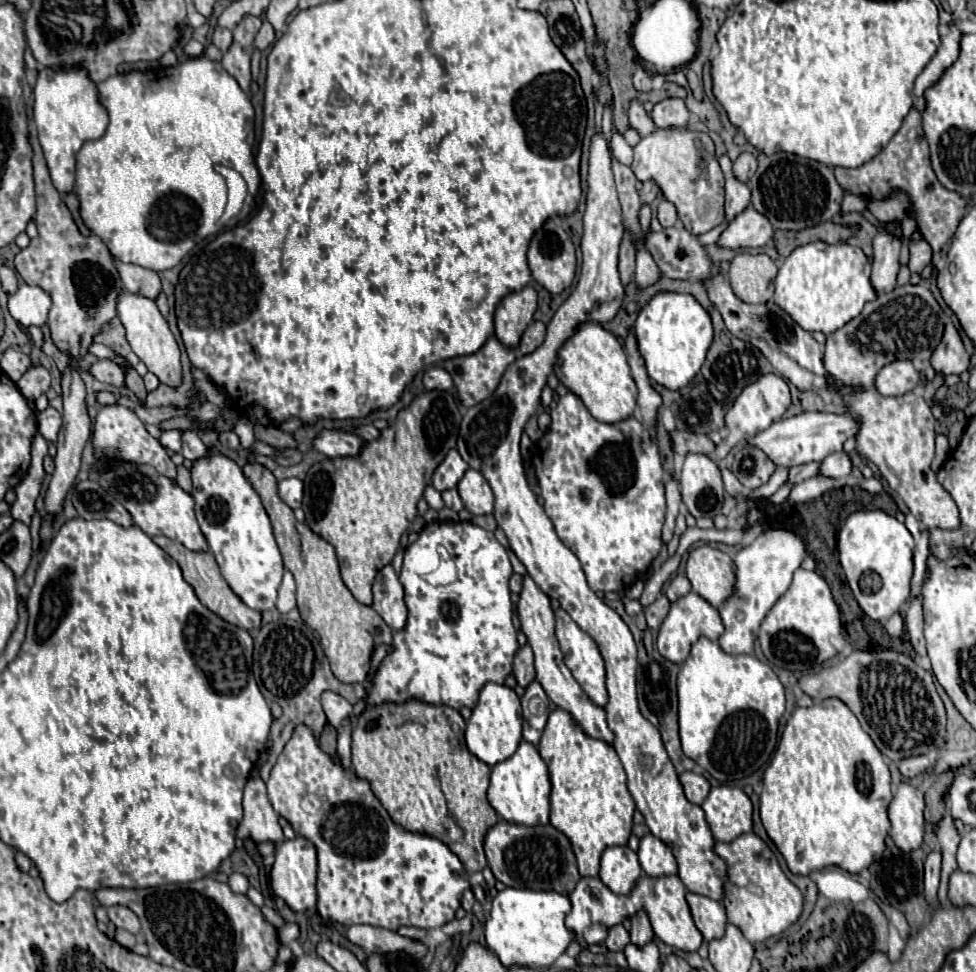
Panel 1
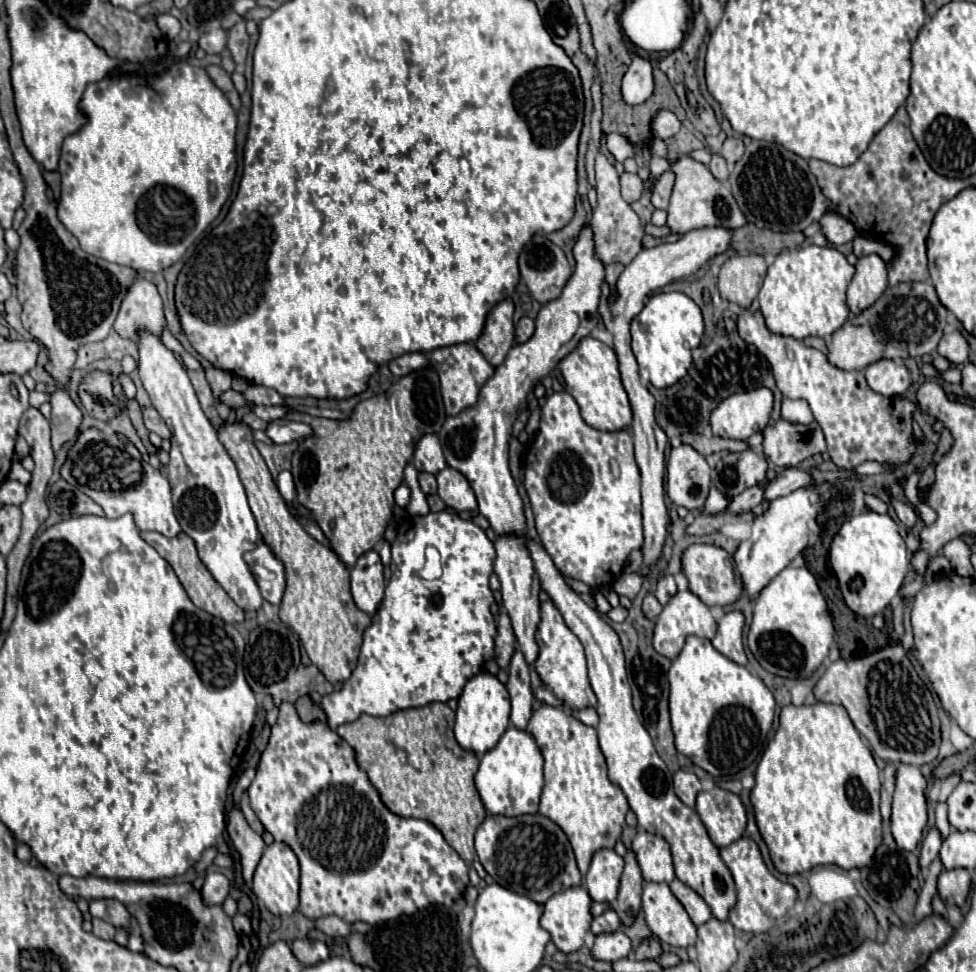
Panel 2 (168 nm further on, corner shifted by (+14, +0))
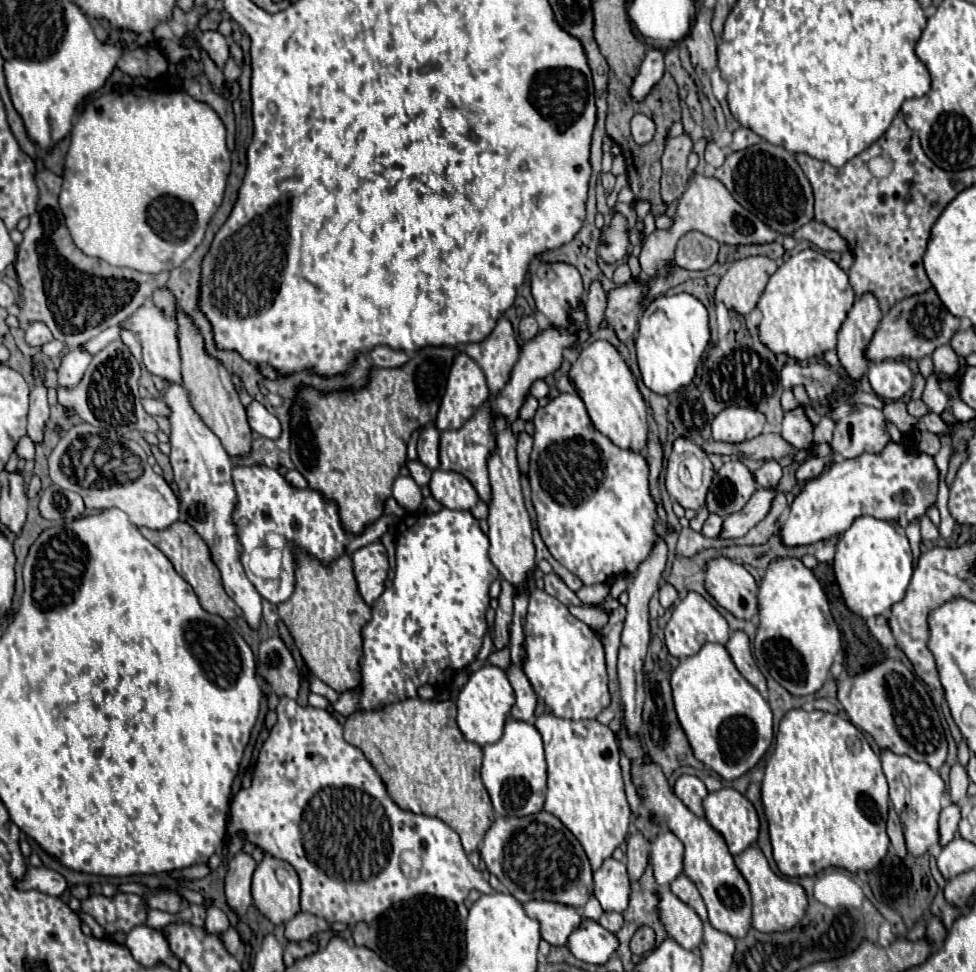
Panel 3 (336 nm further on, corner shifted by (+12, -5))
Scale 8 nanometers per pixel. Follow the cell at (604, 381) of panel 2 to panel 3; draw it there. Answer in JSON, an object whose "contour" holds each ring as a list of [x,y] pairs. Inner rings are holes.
{"contour":[[[605,340],[593,342],[587,350],[581,352],[577,362],[571,366],[569,376],[577,388],[577,394],[585,402],[591,422],[599,432],[603,432],[613,444],[617,444],[623,450],[633,452],[645,450],[649,438],[649,420],[647,420],[649,406],[645,404],[643,394],[639,392],[627,362],[623,360],[623,356],[615,346],[611,346]]]}

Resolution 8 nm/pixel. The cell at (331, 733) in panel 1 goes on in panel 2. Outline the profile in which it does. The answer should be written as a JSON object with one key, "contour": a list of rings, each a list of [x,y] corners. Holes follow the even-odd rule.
{"contour":[[[307,695],[301,697],[301,699],[295,703],[295,707],[297,707],[297,713],[299,713],[299,717],[301,717],[303,723],[313,723],[313,721],[317,721],[317,719],[325,719],[325,713],[321,711],[321,707],[315,705]]]}

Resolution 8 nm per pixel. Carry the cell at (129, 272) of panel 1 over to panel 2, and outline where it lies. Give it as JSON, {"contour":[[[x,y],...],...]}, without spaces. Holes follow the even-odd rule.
{"contour":[[[135,275],[121,303],[121,311],[115,319],[115,331],[121,337],[137,339],[139,329],[147,329],[155,335],[161,335],[163,327],[163,301],[157,293],[157,287],[149,279]]]}

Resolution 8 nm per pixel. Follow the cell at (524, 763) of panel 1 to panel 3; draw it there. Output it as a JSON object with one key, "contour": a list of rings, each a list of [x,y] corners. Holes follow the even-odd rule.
{"contour":[[[509,716],[505,720],[503,736],[495,744],[483,746],[481,778],[497,814],[527,816],[543,810],[547,792],[547,764],[543,754],[543,740],[537,728],[529,722],[515,720],[513,716]]]}

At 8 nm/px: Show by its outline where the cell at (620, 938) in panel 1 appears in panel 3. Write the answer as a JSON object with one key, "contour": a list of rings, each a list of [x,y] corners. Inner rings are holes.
{"contour":[[[603,912],[603,916],[599,918],[599,924],[609,930],[609,932],[617,932],[623,926],[623,916],[619,912]]]}

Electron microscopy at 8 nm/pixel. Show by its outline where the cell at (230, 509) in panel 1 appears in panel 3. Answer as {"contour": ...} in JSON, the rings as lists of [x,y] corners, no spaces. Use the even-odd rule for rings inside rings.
{"contour":[[[167,384],[165,402],[171,408],[171,466],[175,474],[175,482],[181,492],[181,512],[183,520],[189,522],[197,534],[207,542],[211,548],[213,560],[223,576],[225,592],[235,600],[235,604],[241,608],[243,618],[247,624],[257,630],[261,622],[261,596],[255,590],[255,586],[249,582],[249,578],[243,572],[241,560],[239,560],[239,538],[235,532],[235,526],[231,522],[231,512],[235,508],[235,488],[231,482],[231,470],[233,464],[229,460],[229,454],[225,452],[219,438],[205,426],[205,422],[199,418],[199,414],[191,408],[187,390],[179,384]]]}

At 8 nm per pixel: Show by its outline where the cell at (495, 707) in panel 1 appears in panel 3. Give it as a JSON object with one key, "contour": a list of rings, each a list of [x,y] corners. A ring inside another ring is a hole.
{"contour":[[[491,664],[481,666],[479,670],[475,670],[469,676],[467,684],[459,692],[457,726],[467,740],[477,742],[479,746],[497,742],[503,734],[503,726],[505,726],[505,720],[507,720],[513,704],[515,704],[515,694],[513,694],[513,688],[511,688],[509,680],[507,680],[505,670],[501,670],[497,666],[491,666]]]}

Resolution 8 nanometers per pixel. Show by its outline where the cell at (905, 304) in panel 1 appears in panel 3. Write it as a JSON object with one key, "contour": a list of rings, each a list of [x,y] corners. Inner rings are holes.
{"contour":[[[931,288],[923,294],[917,296],[909,296],[901,302],[897,302],[889,314],[883,316],[879,330],[875,332],[869,350],[867,350],[867,358],[871,362],[881,362],[887,358],[913,358],[913,360],[921,360],[925,356],[931,356],[935,348],[947,344],[951,340],[951,336],[957,332],[959,328],[959,318],[955,318],[945,304],[939,300],[937,292]]]}

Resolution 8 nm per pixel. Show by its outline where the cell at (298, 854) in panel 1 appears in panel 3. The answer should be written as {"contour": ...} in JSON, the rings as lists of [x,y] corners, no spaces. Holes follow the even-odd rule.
{"contour":[[[269,854],[253,872],[251,896],[257,910],[273,924],[283,924],[299,912],[299,878],[295,868]]]}

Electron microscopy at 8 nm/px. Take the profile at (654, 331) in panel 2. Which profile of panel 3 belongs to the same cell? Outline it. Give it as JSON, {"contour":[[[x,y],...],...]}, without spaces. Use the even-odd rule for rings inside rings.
{"contour":[[[673,294],[655,298],[639,320],[637,364],[645,386],[657,394],[671,394],[695,378],[697,364],[709,344],[709,316],[699,298]]]}

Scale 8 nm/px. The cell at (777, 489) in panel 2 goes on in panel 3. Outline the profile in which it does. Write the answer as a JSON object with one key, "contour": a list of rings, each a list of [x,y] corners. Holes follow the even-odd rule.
{"contour":[[[759,488],[739,512],[735,512],[723,520],[723,528],[721,528],[719,538],[745,536],[769,512],[771,500],[773,500],[773,490],[771,488]]]}

